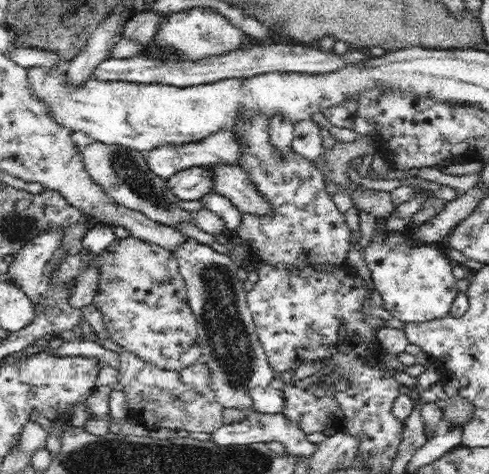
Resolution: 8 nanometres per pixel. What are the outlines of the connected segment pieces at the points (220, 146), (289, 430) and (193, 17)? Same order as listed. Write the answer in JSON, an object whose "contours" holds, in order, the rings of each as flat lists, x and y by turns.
{"contours":[[[218,130,208,135,206,138,199,140,199,142,186,144,160,144,156,148,148,152,143,152,148,168,159,176,162,180,168,180,173,174,181,170,208,164,216,164,224,162,232,164,232,162,239,162,240,147,237,146,233,139,232,132,225,130]],[[256,410,249,413,239,422,223,424,216,432,213,432,211,441,216,441,220,445,251,445,254,443,280,442,288,450,288,454,294,456,310,457,316,444,311,444,307,439,307,434,300,421,290,419,283,412,276,414,266,414]],[[190,9,172,14,171,20,163,27,161,34,154,39,158,46,170,46,180,59,200,59,234,48,246,48,250,45,248,36,238,33,232,25,211,9]]]}

